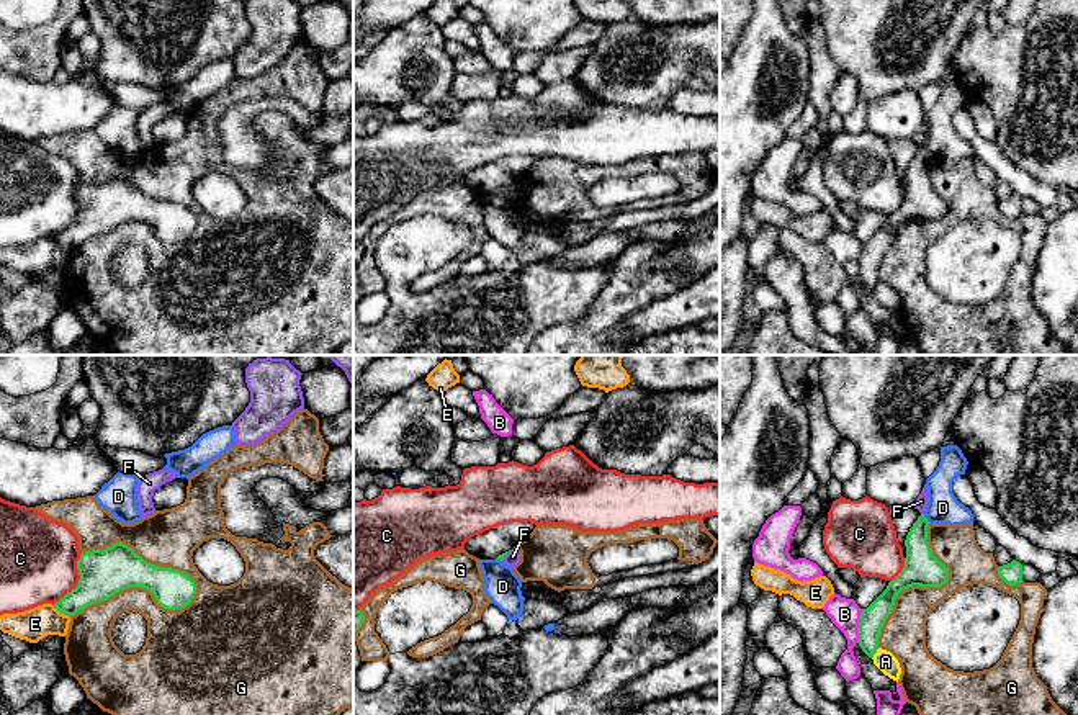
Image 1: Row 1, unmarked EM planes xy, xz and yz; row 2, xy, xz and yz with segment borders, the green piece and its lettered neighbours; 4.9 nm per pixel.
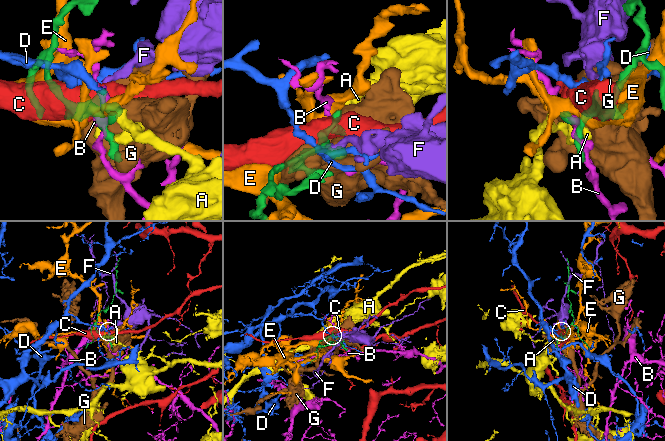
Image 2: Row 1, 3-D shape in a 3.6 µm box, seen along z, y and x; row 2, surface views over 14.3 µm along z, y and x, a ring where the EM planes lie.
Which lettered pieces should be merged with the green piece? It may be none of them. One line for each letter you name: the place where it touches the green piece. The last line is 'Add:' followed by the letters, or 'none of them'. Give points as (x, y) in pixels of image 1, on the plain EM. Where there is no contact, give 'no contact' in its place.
Add: none of them

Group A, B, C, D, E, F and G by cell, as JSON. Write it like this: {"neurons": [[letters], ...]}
{"neurons": [["A"], ["B"], ["C"], ["D"], ["E"], ["F"], ["G"]]}

